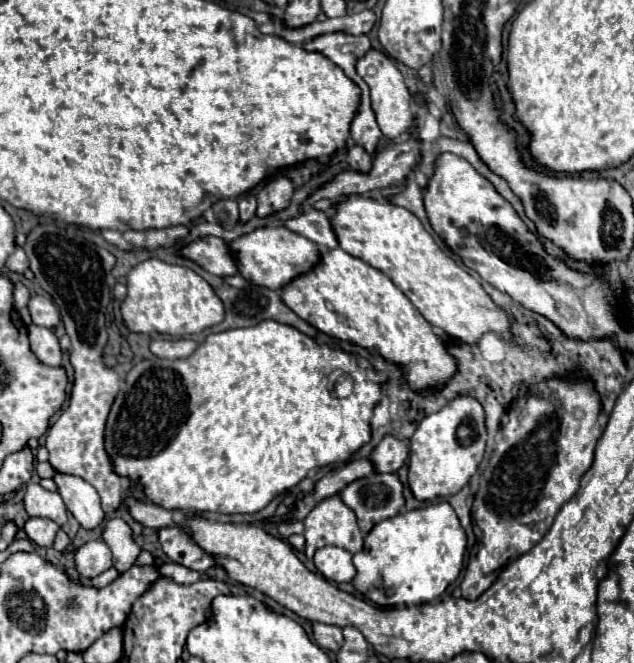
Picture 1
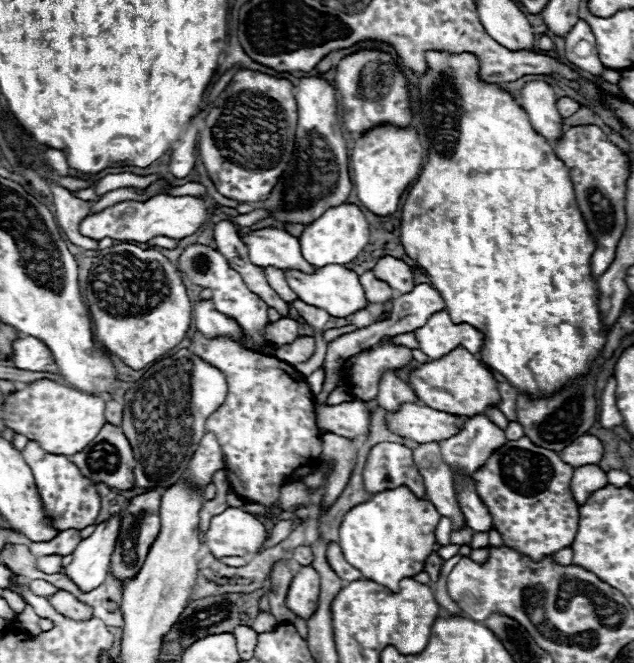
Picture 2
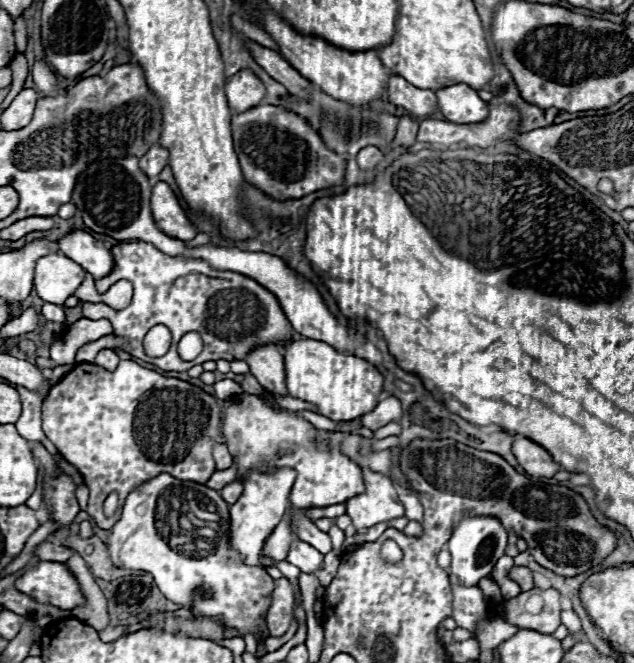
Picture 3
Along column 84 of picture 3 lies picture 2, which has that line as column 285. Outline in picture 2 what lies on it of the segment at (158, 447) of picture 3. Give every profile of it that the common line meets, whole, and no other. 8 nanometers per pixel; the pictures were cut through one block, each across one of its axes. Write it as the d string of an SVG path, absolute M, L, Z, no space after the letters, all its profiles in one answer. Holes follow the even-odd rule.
M194 332L190 350L200 356L204 362L216 366L224 376L228 378L228 396L224 404L212 412L206 420L206 432L214 432L216 440L222 446L222 452L226 456L226 470L236 476L228 476L228 482L232 490L248 502L262 504L272 514L266 514L264 518L276 518L284 510L278 506L280 488L288 484L290 480L300 480L304 476L310 476L314 470L318 470L318 458L322 452L322 432L316 424L316 412L314 412L314 394L310 392L310 386L306 382L306 376L300 374L294 366L266 354L250 352L236 342L228 338L206 338L200 332Z

